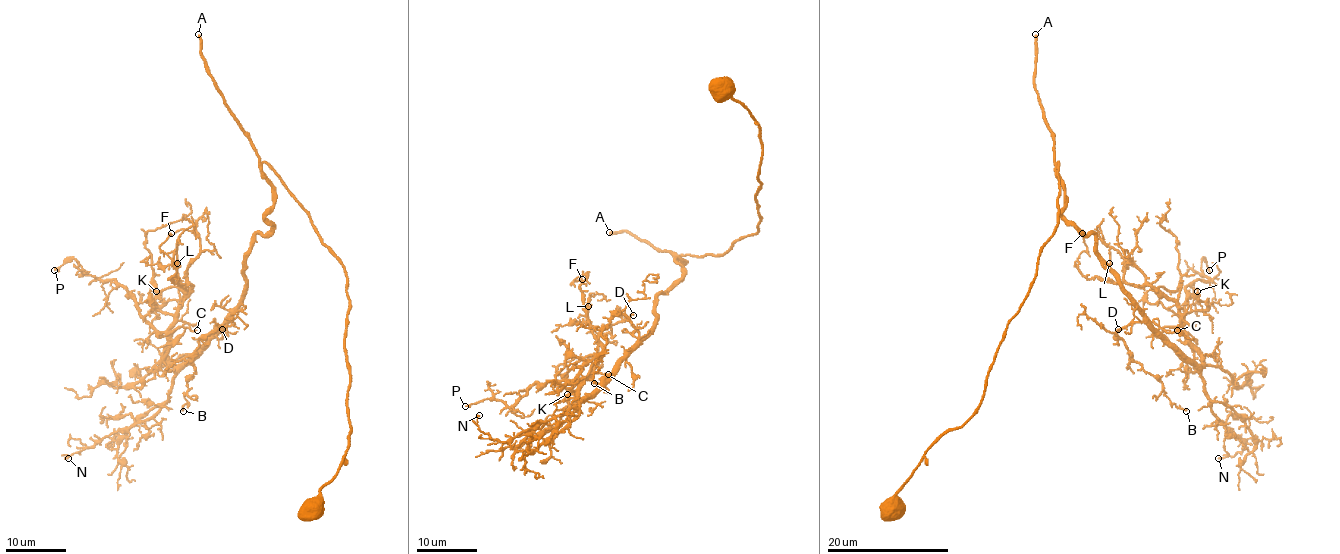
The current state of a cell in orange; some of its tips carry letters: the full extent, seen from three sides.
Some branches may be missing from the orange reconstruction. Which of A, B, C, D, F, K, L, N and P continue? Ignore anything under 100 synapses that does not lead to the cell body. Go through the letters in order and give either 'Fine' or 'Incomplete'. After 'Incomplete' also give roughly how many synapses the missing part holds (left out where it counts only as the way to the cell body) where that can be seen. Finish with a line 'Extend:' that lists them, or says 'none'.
A: Incomplete. Roughly 250 synapses
B: Fine
C: Fine
D: Fine
F: Fine
K: Fine
L: Fine
N: Fine
P: Fine
Extend: A

